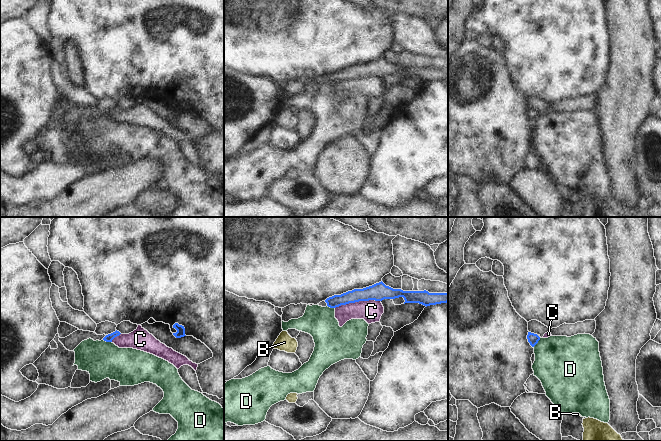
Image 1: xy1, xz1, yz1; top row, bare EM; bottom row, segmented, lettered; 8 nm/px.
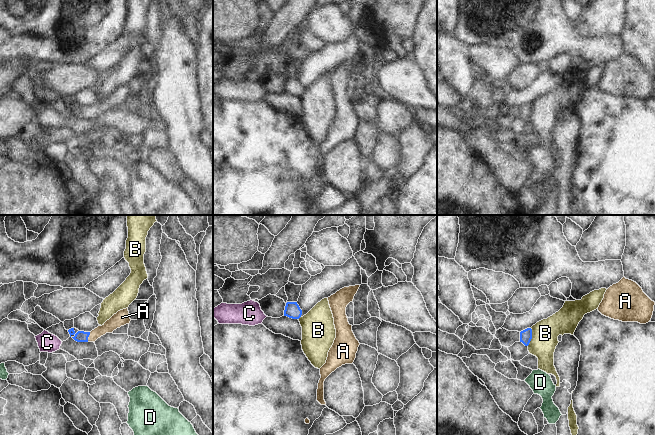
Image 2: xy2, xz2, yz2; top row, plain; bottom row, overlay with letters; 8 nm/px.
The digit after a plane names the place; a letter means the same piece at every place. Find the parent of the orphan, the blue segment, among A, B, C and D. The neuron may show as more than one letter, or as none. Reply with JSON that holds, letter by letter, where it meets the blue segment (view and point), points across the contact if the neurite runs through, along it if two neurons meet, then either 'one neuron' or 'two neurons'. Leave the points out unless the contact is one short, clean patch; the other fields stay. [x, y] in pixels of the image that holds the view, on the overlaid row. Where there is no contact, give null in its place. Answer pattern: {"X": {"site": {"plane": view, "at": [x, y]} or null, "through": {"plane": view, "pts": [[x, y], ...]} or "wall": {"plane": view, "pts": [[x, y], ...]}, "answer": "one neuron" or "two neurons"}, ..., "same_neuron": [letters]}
{"A": {"site": {"plane": "xy2", "at": [88, 336]}, "through": {"plane": "xy2", "pts": [[81, 336], [88, 336], [93, 336], [115, 321]]}, "answer": "one neuron"}, "B": {"site": {"plane": "yz2", "at": [531, 337]}, "wall": {"plane": "yz2", "pts": [[531, 328], [531, 340], [527, 345]]}, "answer": "two neurons"}, "C": {"site": {"plane": "xz1", "at": [357, 301]}, "wall": {"plane": "xz1", "pts": [[380, 300], [359, 300], [341, 304], [335, 308]]}, "answer": "two neurons"}, "D": {"site": {"plane": "yz1", "at": [537, 342]}, "wall": {"plane": "yz1", "pts": [[540, 337], [533, 347]]}, "answer": "two neurons"}, "same_neuron": ["A"]}

